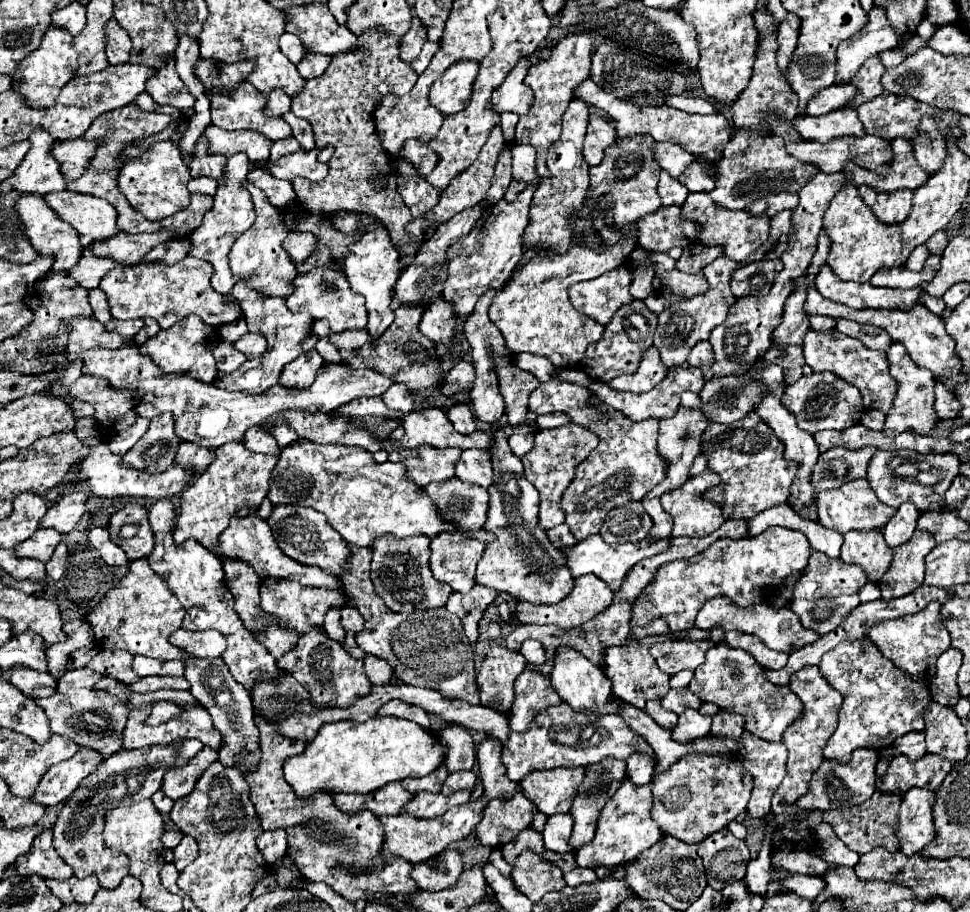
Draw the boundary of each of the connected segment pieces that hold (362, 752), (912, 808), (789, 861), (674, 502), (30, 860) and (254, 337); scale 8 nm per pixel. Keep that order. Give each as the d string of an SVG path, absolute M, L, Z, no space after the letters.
M372 717L364 723L338 721L322 725L304 753L284 763L284 779L302 799L314 797L316 793L366 795L392 781L428 775L444 761L444 755L446 749L436 737L406 719Z
M910 789L906 797L902 799L900 807L900 851L904 855L918 853L924 845L928 845L934 837L934 819L932 819L932 807L934 807L936 795L930 789Z
M786 851L786 853L772 853L772 865L776 867L784 867L786 871L796 871L796 873L806 873L806 875L814 875L814 877L820 877L822 873L826 873L828 869L836 867L836 865L830 865L826 861L822 861L820 857L816 857L814 853L810 851Z
M704 469L702 473L690 477L686 481L686 485L682 485L680 489L662 495L662 507L674 519L672 537L706 537L706 535L710 535L710 533L714 533L716 529L722 527L722 523L726 521L724 515L722 515L722 507L716 501L704 499L704 493L708 489L712 489L714 485L720 485L720 481L722 479L720 479L720 475L716 471Z
M52 829L42 831L34 839L30 853L18 857L14 869L22 877L38 875L44 879L68 879L74 875L72 867L58 855L52 845Z
M246 333L244 337L240 337L234 347L242 353L246 353L248 359L254 359L254 357L260 357L264 351L266 351L266 339L264 335L260 333Z

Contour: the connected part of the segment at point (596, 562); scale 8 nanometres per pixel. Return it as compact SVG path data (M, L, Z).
M594 535L594 537L588 537L586 541L580 541L578 545L574 545L574 549L564 549L562 553L566 555L568 559L568 569L574 577L582 577L582 575L596 575L600 577L612 591L620 589L622 581L626 579L626 575L630 573L630 569L640 563L642 559L648 559L652 555L658 555L658 553L664 553L666 549L670 547L670 539L652 539L652 537L646 537L638 543L614 543L614 545L608 545L602 541L600 535Z

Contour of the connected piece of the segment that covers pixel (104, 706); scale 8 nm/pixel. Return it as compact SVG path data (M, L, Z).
M76 689L76 695L52 695L46 699L34 699L48 715L50 729L56 735L64 735L82 747L94 749L108 757L122 749L122 733L128 721L128 707L116 695L100 689Z

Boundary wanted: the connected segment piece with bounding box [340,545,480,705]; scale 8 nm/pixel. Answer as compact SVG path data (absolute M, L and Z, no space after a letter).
M350 545L352 557L348 561L346 573L340 577L346 585L346 595L350 603L364 617L364 629L356 633L356 643L368 655L384 659L390 663L398 681L414 687L430 687L434 691L446 693L446 697L464 699L472 705L478 701L478 685L474 671L474 651L472 643L464 635L462 621L448 613L446 609L414 611L414 613L394 613L374 591L370 581L370 561L372 553L368 547Z

